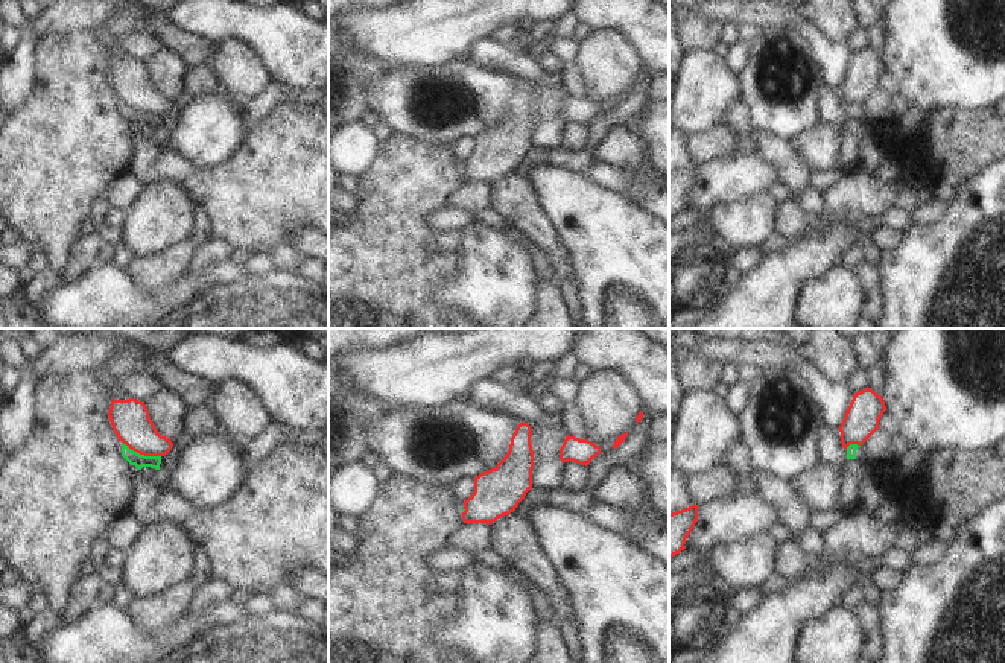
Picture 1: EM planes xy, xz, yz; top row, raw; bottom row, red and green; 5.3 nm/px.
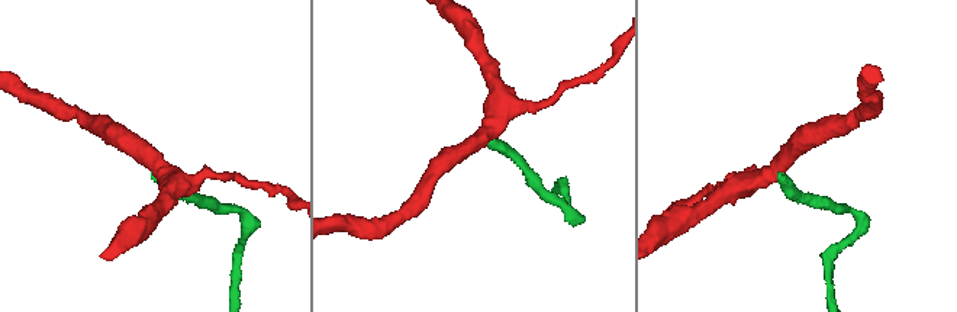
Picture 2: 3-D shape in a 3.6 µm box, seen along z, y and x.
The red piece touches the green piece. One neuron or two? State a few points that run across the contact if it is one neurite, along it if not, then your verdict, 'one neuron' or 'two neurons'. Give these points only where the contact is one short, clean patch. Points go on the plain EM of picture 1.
xy (122, 101), (140, 113), (160, 116) | two neurons

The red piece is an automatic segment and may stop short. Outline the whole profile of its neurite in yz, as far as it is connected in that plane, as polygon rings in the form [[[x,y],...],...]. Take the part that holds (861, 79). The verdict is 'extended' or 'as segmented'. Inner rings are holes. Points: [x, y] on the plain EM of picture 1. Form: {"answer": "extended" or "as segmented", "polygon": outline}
{"answer": "as segmented", "polygon": [[[868,46],[853,53],[839,85],[842,106],[847,109],[850,103],[862,105],[879,88],[879,79],[885,70],[882,55],[877,55]]]}

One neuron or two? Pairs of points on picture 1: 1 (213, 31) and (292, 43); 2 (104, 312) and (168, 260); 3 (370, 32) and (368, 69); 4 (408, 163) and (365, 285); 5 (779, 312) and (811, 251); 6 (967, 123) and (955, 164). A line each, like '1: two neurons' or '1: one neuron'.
1: one neuron
2: two neurons
3: two neurons
4: one neuron
5: one neuron
6: one neuron

